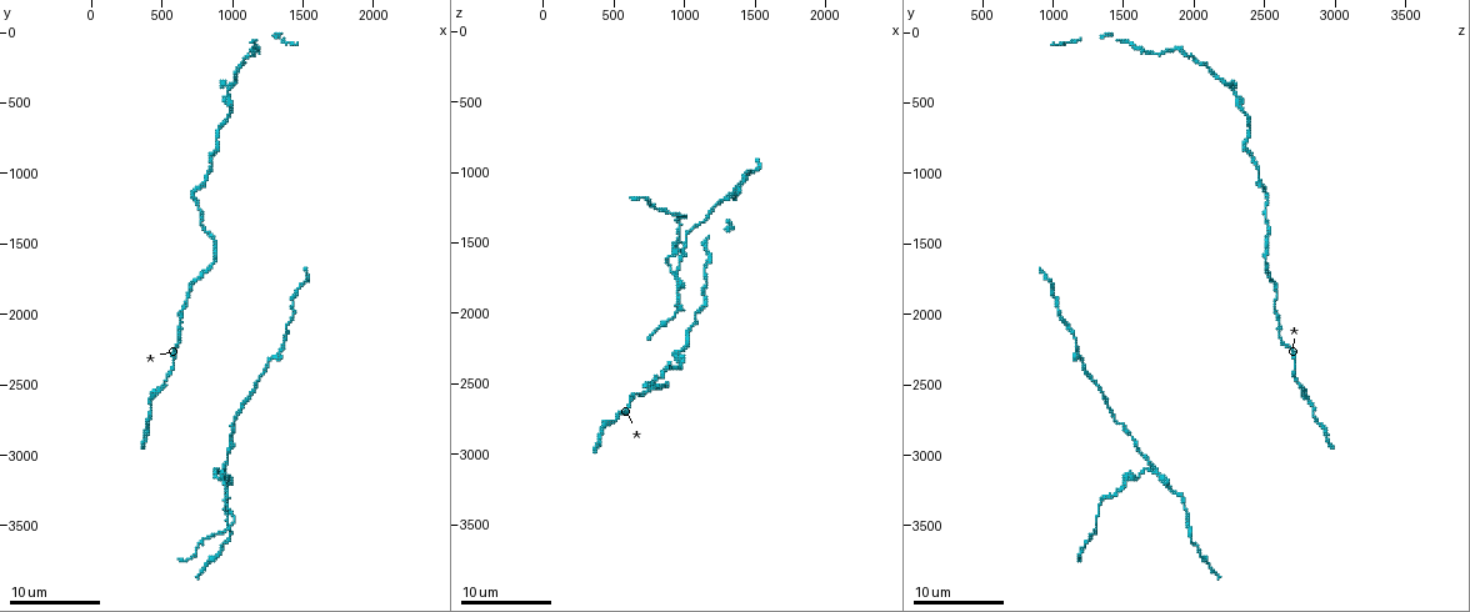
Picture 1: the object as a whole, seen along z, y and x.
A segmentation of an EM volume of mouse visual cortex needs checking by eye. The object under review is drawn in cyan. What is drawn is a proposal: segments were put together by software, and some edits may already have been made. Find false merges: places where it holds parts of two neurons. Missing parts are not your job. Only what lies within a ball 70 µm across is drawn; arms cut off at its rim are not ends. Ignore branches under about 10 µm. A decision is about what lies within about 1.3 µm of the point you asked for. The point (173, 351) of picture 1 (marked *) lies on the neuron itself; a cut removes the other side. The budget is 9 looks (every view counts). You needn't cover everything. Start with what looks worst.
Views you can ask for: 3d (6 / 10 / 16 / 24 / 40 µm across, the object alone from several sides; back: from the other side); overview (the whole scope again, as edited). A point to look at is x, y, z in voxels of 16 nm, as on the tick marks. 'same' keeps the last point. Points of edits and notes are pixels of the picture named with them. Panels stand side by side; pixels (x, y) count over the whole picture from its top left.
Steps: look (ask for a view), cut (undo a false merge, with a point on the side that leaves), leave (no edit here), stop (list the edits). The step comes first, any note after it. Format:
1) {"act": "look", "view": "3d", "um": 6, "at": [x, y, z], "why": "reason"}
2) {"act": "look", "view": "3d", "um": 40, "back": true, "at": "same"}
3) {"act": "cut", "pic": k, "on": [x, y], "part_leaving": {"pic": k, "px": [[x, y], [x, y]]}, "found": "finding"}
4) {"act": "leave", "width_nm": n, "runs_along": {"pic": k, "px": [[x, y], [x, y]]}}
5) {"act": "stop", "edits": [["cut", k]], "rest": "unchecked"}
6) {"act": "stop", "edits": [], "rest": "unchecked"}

{"act": "look", "view": "3d", "um": 10, "at": [920, 3100, 1700], "why": "thin arm on a thick one"}

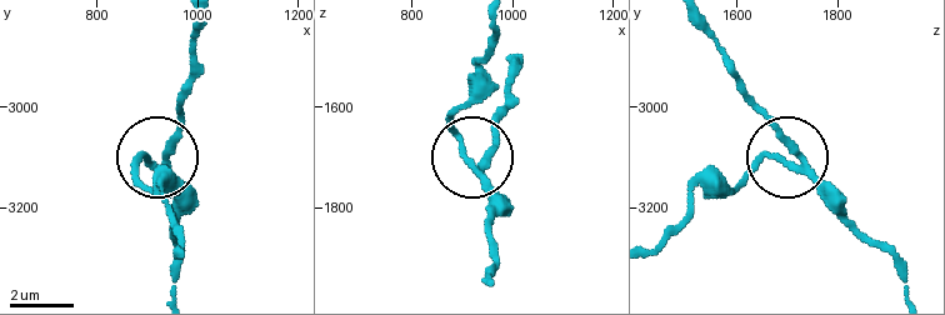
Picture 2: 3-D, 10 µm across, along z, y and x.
{"act": "leave", "side_arm_um": 20, "found": "one neuron here"}

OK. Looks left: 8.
{"act": "look", "view": "3d", "um": 10, "at": [720, 1160, 2500], "why": "sudden change in width"}

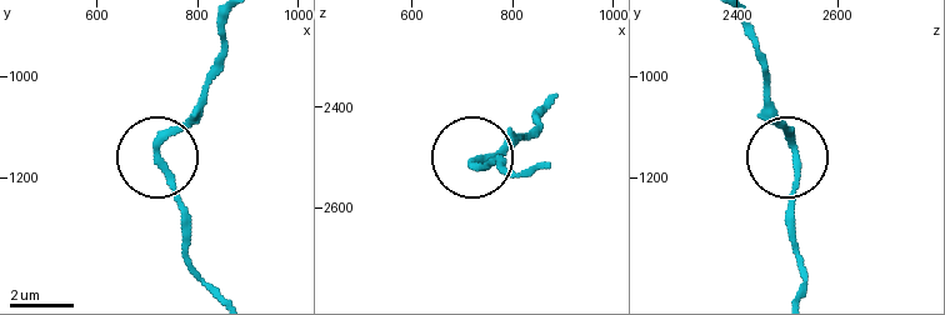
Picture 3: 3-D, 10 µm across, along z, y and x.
{"act": "look", "view": "3d", "um": 6, "at": [725, 1165, 2520]}

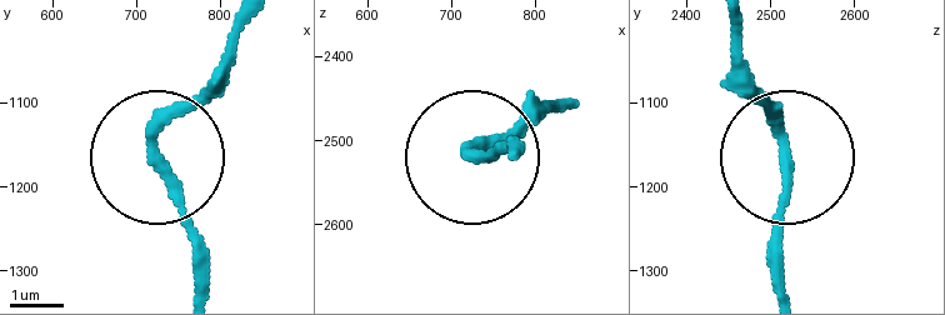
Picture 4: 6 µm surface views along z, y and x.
{"act": "leave", "width_nm": 230, "runs_along": {"pic": 4, "px": [[776, 288], [790, 153], [741, 63]]}, "found": "continuous, no second neuron"}

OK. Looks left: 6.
{"act": "look", "view": "3d", "um": 10, "at": [1000, 2880, 1560], "why": "thin neck"}

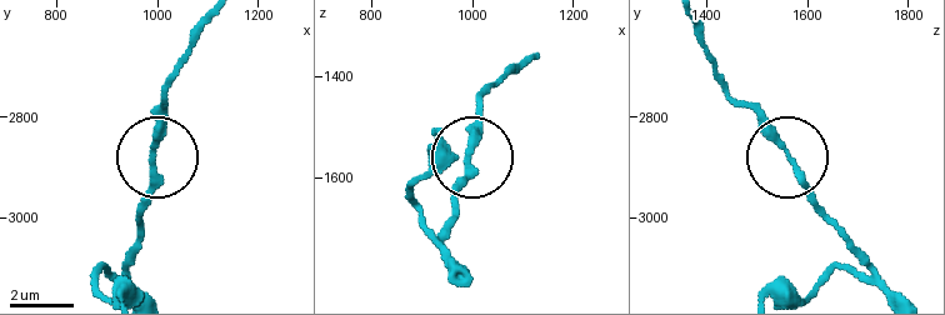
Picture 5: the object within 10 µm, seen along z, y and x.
{"act": "leave", "found": "all the same neuron"}

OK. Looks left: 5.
{"act": "look", "view": "3d", "um": 16, "at": [1260, 2380, 1240], "why": "sudden change in width"}

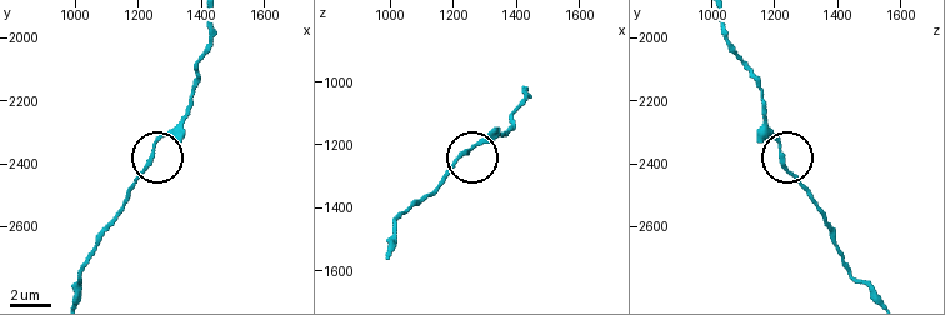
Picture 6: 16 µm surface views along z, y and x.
{"act": "look", "view": "3d", "um": 6, "at": [1250, 2370, 1220]}

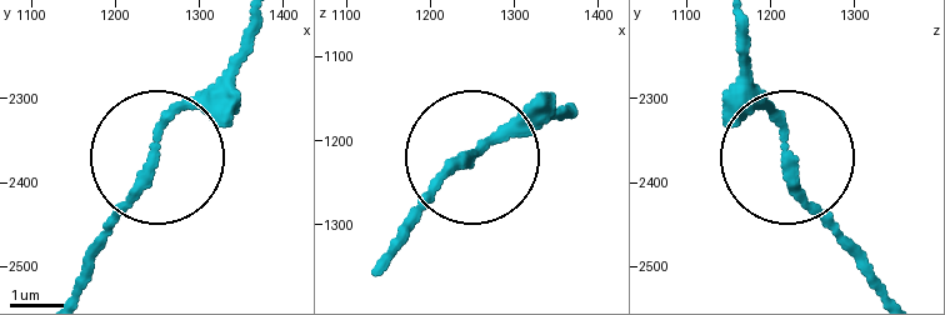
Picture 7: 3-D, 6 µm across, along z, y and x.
{"act": "leave", "runs_along": {"pic": 7, "px": [[381, 258], [475, 150], [565, 110]]}, "found": "all the same neuron"}

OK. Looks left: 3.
{"act": "stop", "edits": [], "rest": "unchecked"}

